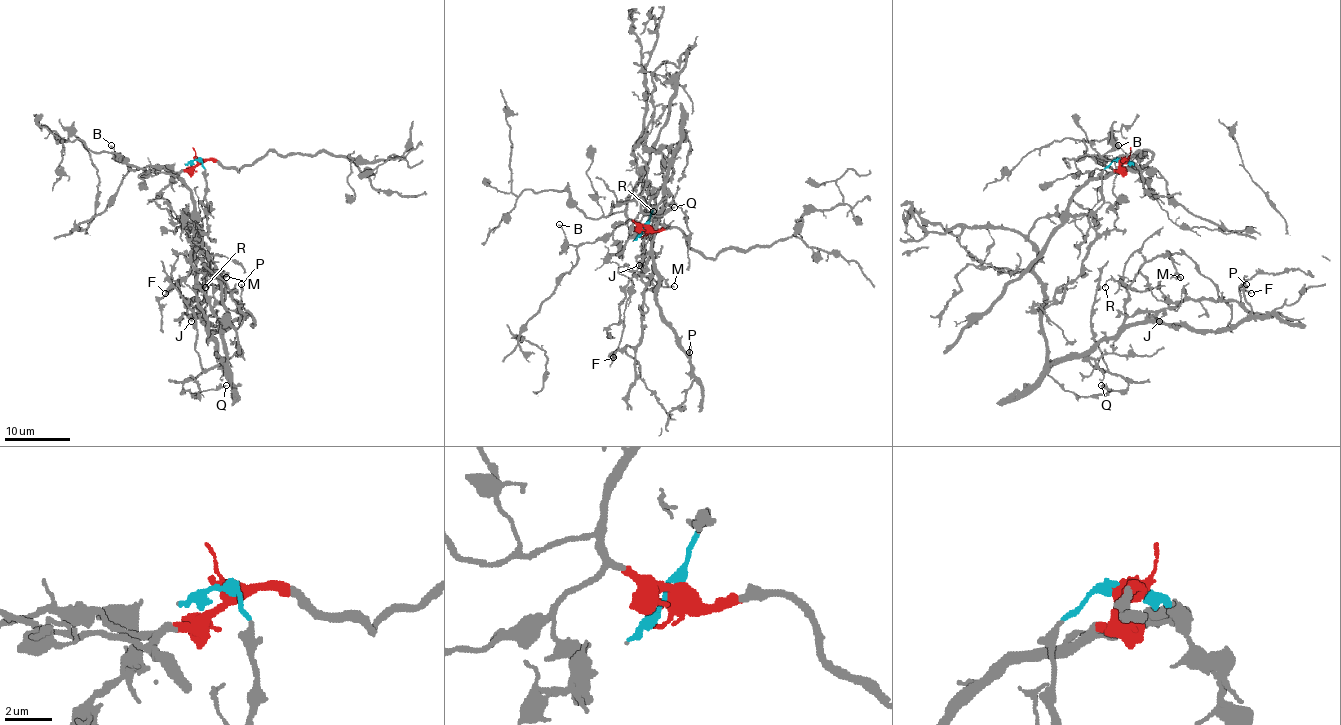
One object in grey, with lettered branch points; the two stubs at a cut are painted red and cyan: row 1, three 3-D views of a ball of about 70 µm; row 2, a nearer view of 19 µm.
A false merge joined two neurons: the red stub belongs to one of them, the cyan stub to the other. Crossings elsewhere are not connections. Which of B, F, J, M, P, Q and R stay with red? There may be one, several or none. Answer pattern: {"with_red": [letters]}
{"with_red": ["B"]}

